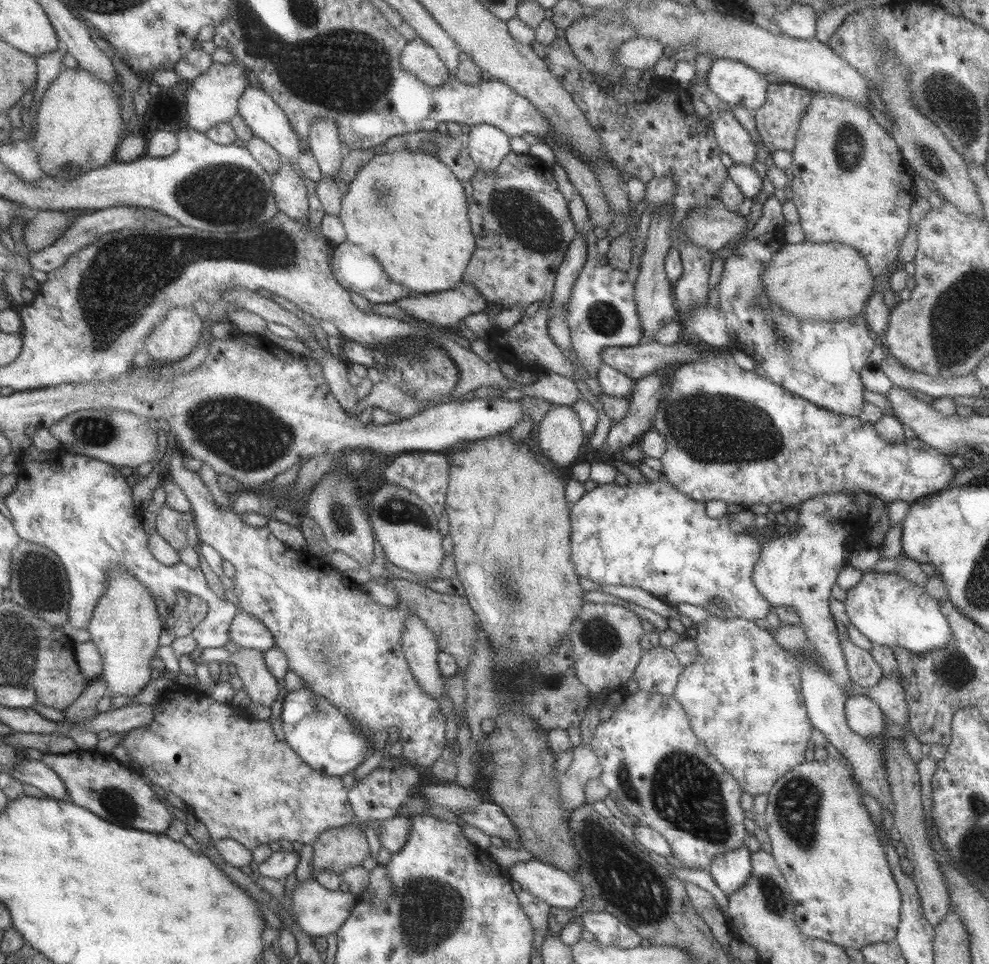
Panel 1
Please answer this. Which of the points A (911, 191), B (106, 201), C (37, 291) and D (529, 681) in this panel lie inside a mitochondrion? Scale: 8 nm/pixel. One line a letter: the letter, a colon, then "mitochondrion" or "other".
A: other
B: other
C: other
D: mitochondrion

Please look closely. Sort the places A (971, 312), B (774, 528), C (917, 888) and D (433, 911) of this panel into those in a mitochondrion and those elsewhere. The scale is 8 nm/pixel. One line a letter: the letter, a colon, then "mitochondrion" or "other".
A: mitochondrion
B: other
C: other
D: mitochondrion

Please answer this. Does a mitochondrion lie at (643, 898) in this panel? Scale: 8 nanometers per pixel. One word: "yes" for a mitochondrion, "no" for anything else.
yes

